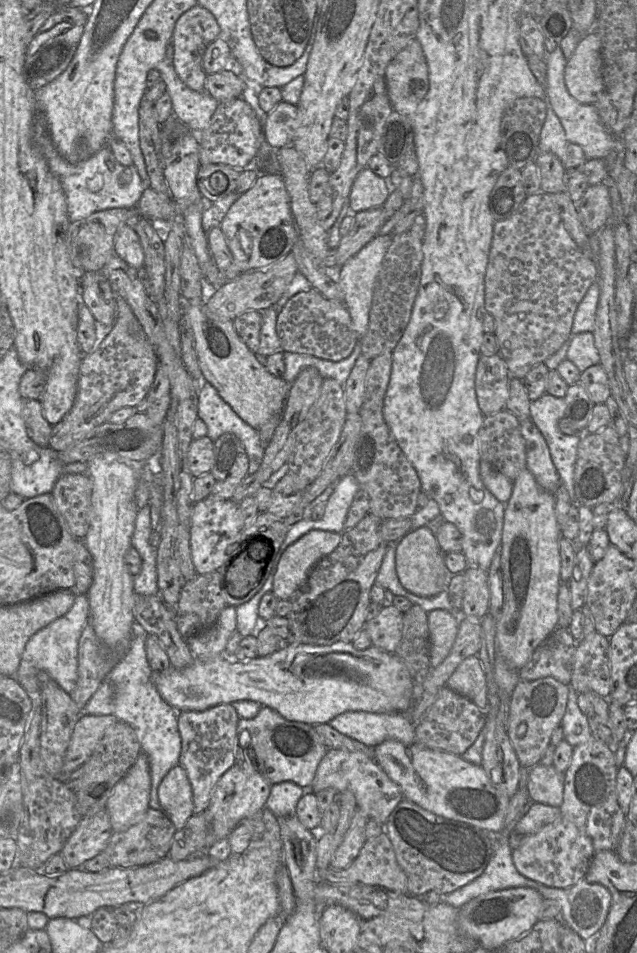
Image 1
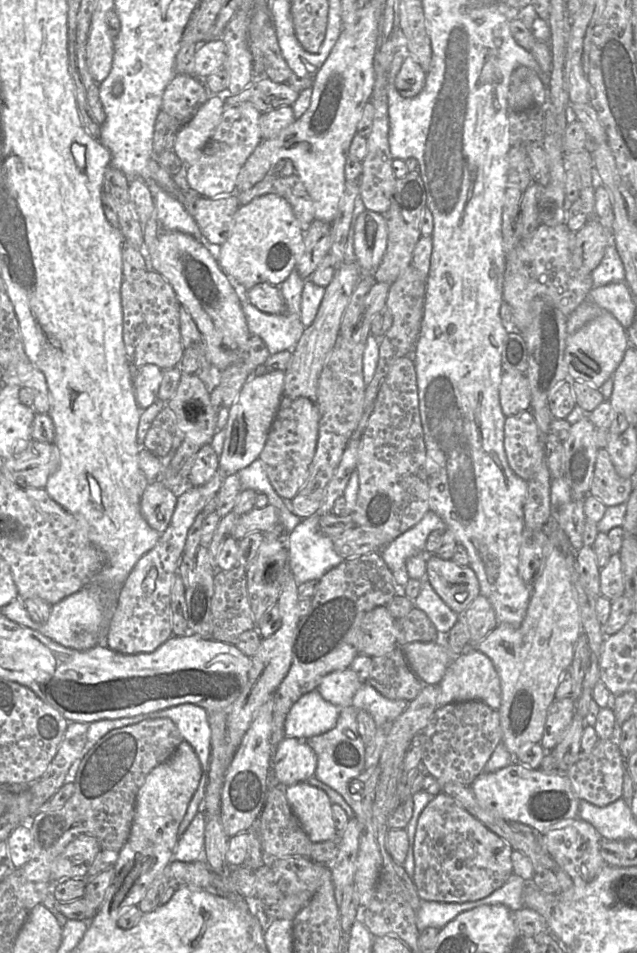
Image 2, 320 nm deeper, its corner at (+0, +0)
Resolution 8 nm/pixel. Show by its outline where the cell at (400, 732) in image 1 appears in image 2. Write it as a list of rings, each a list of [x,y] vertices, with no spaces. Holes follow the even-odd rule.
[[[365,682],[355,693],[351,706],[358,711],[367,711],[377,727],[380,727],[387,722],[393,722],[408,707],[409,702],[388,699]]]

